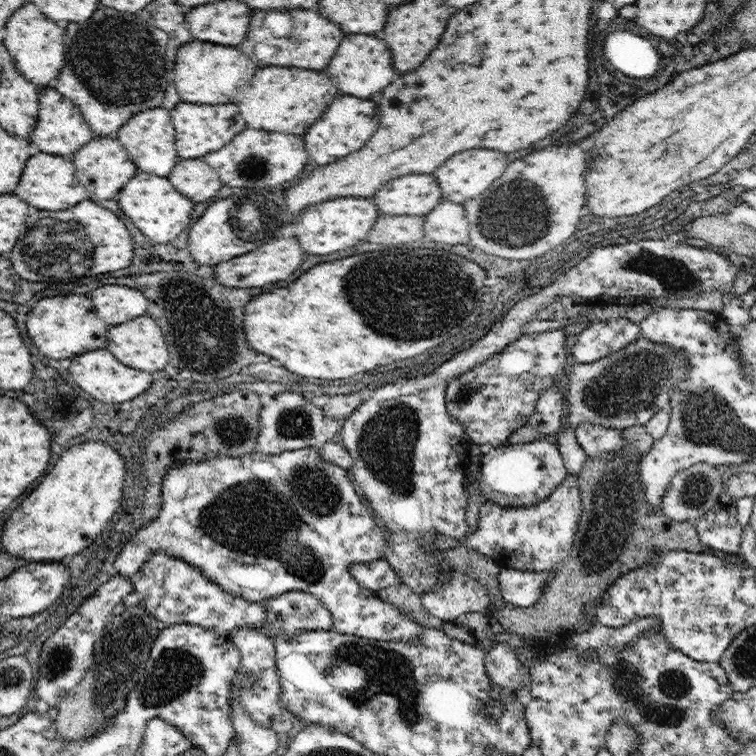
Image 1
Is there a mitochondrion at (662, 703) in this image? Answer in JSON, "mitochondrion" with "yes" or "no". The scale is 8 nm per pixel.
{"mitochondrion":"yes"}

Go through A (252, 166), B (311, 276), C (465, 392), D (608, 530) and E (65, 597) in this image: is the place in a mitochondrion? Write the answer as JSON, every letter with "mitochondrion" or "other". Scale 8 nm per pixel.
{"A":"mitochondrion","B":"other","C":"mitochondrion","D":"mitochondrion","E":"other"}

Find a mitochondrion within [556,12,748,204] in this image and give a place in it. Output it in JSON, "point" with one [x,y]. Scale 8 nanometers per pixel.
{"point":[678,145]}

